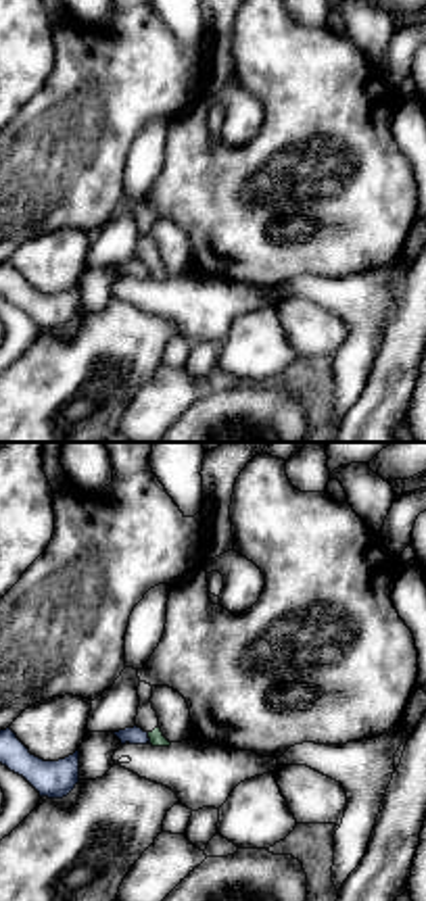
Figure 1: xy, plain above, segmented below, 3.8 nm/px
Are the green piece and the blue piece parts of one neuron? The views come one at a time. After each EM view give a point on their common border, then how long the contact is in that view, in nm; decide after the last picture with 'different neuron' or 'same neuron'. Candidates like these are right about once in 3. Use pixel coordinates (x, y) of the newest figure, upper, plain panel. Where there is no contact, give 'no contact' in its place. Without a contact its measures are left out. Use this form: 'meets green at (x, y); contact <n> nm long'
meets green at (149, 270); contact 50 nm long

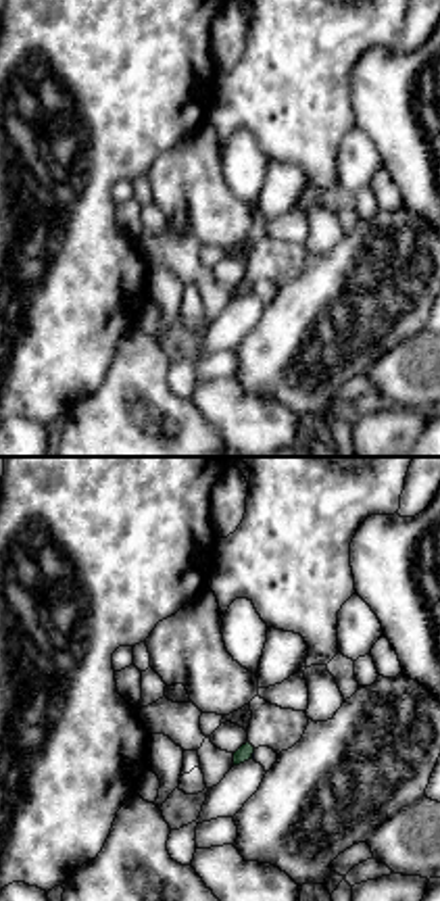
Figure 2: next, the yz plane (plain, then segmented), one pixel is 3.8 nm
meets green at (251, 288); contact 30 nm long

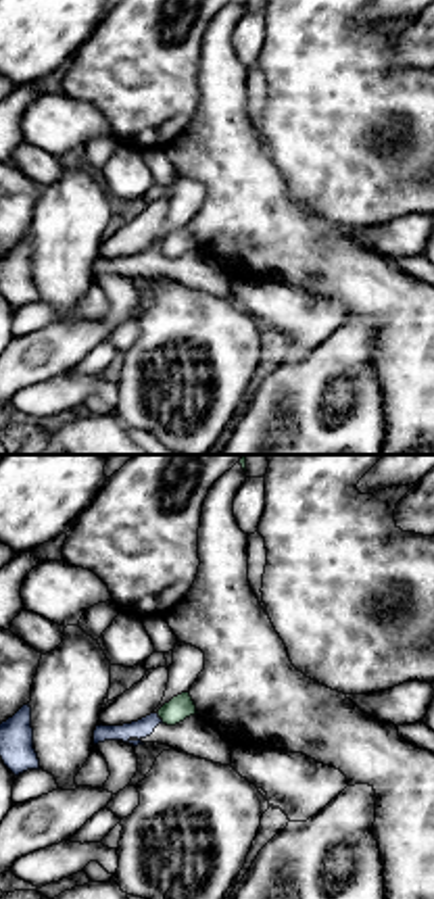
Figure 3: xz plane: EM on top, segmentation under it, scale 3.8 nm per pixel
meets green at (159, 249); contact 50 nm long

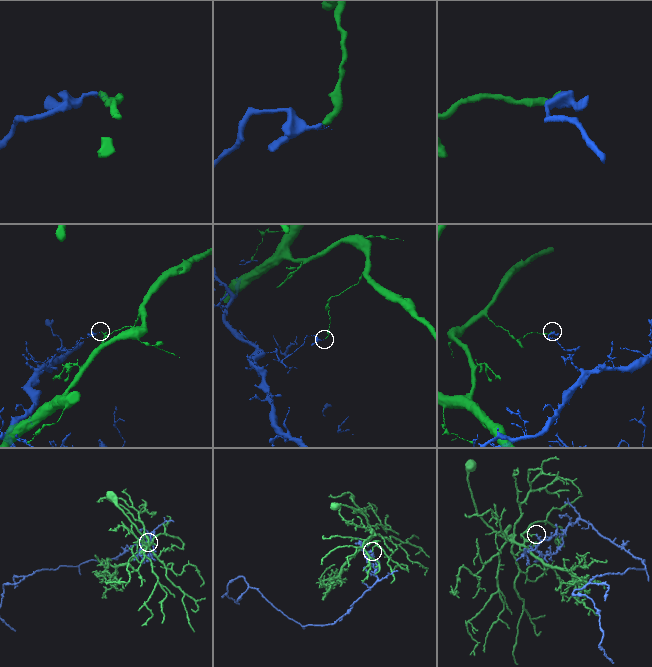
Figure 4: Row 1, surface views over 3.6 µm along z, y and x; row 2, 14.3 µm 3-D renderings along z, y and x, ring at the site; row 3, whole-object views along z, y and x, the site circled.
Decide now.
different neuron

